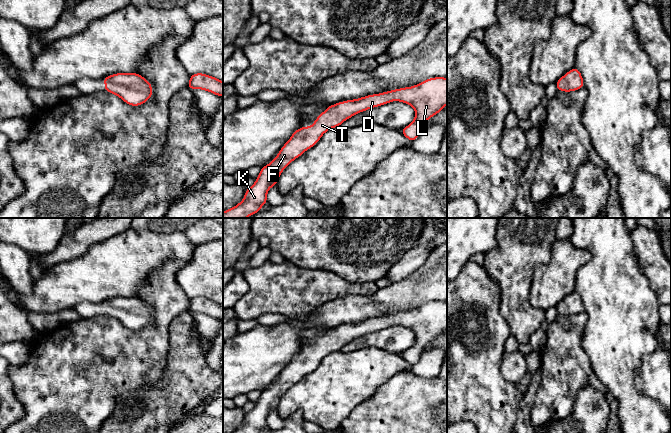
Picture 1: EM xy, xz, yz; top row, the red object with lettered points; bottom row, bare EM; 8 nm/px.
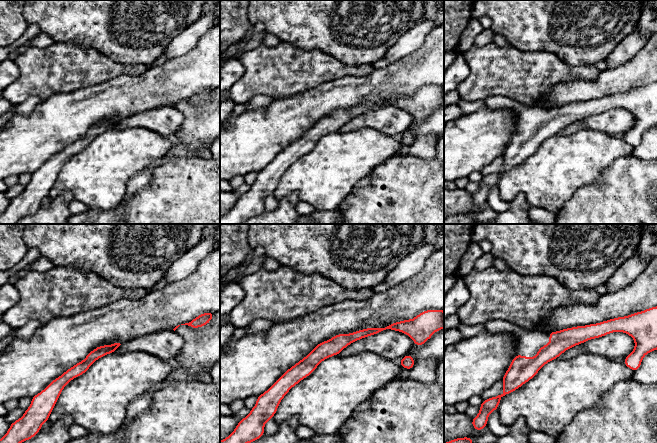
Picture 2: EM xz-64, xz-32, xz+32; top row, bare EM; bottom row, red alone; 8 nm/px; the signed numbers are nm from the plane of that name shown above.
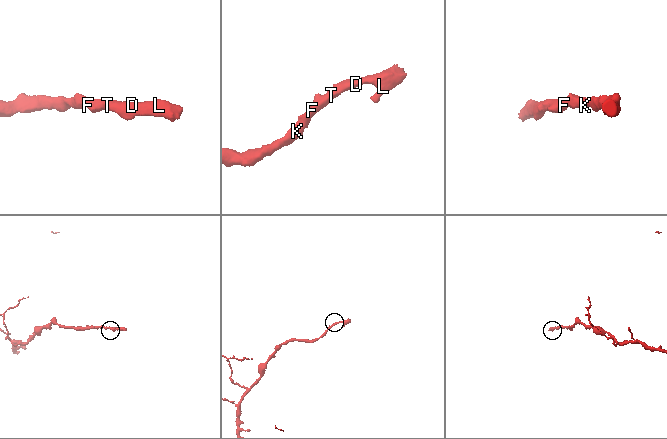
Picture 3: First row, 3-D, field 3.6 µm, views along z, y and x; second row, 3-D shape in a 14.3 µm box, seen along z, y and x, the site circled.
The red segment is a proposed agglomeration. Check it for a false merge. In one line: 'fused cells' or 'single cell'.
single cell

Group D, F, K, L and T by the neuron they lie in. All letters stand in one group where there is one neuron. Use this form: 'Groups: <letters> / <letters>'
Groups: D F K L T

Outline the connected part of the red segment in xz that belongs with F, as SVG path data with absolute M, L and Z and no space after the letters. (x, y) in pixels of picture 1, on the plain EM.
M429 302L415 310L328 330L312 350L301 351L293 356L271 387L261 391L254 409L246 413L243 424L230 433L261 433L267 427L268 414L277 408L282 395L306 374L312 372L325 356L340 350L345 344L360 336L392 325L407 327L414 332L414 344L401 354L401 357L413 366L419 361L424 347L447 329L447 302Z

